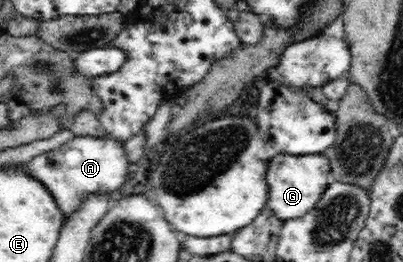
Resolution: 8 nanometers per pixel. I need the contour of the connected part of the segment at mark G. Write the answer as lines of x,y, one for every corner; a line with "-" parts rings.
274,153
265,162
265,181
268,186
266,208
283,223
302,218
317,205
329,186
330,177
329,161
322,153
302,157

